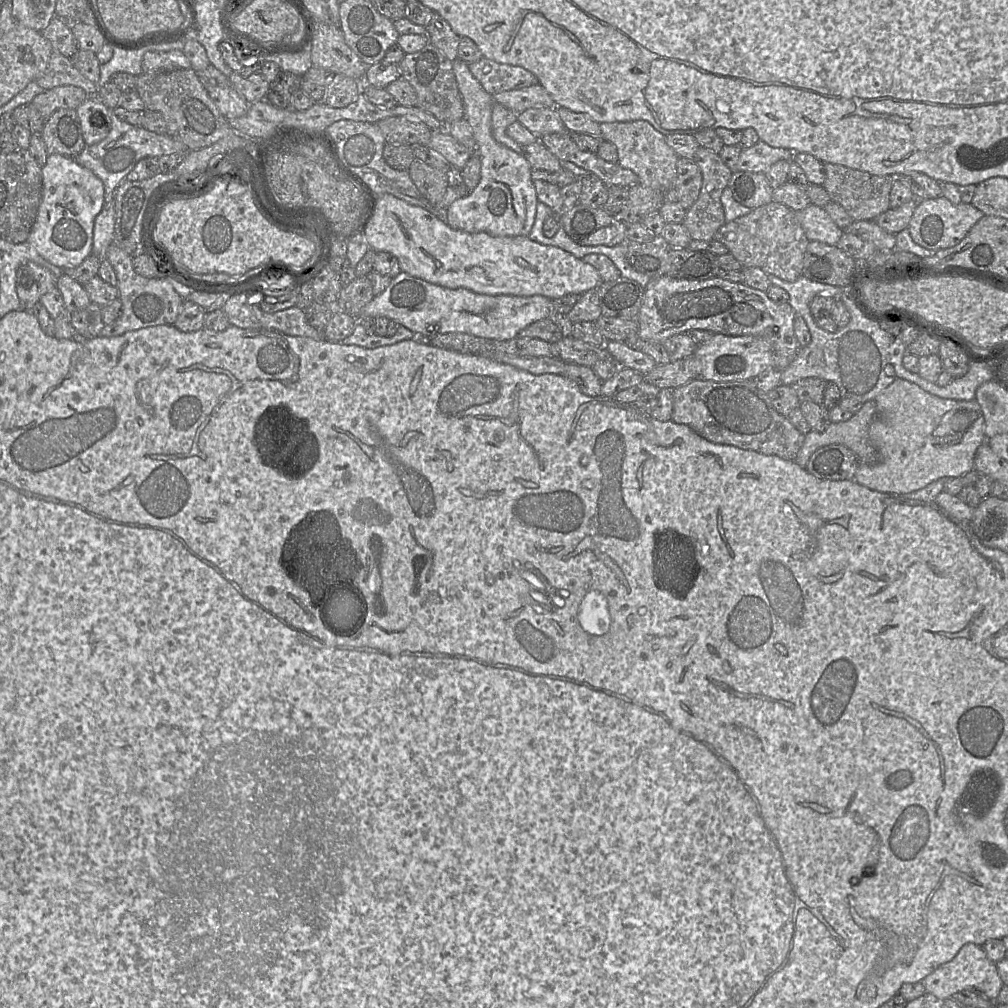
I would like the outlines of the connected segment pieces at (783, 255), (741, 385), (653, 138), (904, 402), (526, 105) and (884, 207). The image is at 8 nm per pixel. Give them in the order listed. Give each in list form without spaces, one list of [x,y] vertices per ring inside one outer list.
[[[776,201],[752,209],[748,214],[726,222],[715,233],[714,240],[723,243],[743,267],[757,267],[767,275],[793,282],[802,276],[804,256],[809,239],[797,220],[797,214]]]
[[[697,378],[673,389],[672,421],[688,425],[710,442],[732,445],[744,450],[753,450],[765,455],[775,455],[794,461],[801,449],[805,435],[797,430],[787,417],[774,408],[768,393],[760,390],[751,379],[729,382],[714,382]]]
[[[644,120],[630,122],[600,123],[600,137],[615,145],[618,154],[617,163],[633,171],[639,178],[639,184],[666,191],[675,188],[678,155],[667,144],[666,136]]]
[[[896,379],[874,399],[876,417],[869,427],[869,438],[877,450],[879,460],[875,464],[859,463],[854,480],[879,492],[904,495],[920,490],[944,477],[961,477],[974,469],[974,457],[978,447],[985,442],[985,419],[976,399],[944,399],[930,394],[915,383]]]
[[[539,83],[515,90],[503,91],[492,95],[495,103],[499,103],[515,114],[530,108],[554,107],[554,101]]]
[[[834,163],[824,165],[826,179],[823,187],[832,201],[840,204],[855,221],[875,220],[890,209],[890,193],[896,176],[877,176]]]

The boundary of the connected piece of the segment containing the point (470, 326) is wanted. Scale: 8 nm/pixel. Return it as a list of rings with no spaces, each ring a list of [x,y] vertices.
[[[403,271],[393,277],[388,287],[379,295],[375,296],[362,309],[360,316],[354,316],[358,321],[363,319],[375,319],[387,317],[411,331],[416,338],[425,338],[429,334],[465,333],[477,337],[508,341],[534,322],[546,319],[552,315],[552,301],[542,295],[534,296],[511,296],[511,295],[486,295],[476,293],[466,288],[450,288],[434,284],[420,278],[413,277]]]

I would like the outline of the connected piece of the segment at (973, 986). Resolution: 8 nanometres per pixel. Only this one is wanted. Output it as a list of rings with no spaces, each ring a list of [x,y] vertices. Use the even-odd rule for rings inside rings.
[[[974,943],[963,945],[952,960],[940,965],[922,982],[926,993],[933,994],[942,1000],[951,998],[954,993],[968,990],[977,992],[992,1002],[995,1002],[1004,984],[995,963],[988,959],[980,945]]]

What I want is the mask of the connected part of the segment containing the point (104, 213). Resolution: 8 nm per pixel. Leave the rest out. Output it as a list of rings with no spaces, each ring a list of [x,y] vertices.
[[[105,193],[105,204],[94,221],[92,255],[106,259],[106,251],[114,239],[115,223],[113,195]]]

